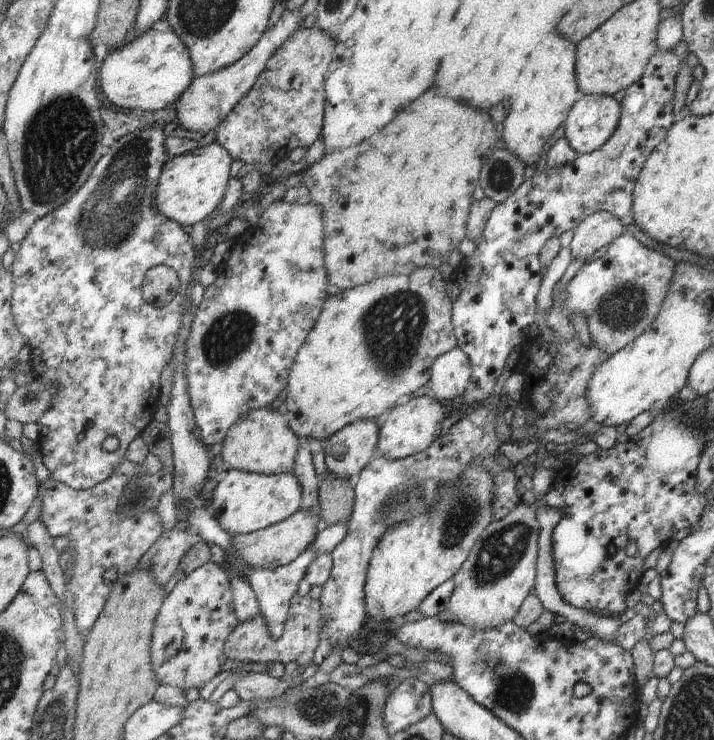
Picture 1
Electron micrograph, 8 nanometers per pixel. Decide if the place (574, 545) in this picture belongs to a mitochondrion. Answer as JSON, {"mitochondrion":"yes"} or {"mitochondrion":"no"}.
{"mitochondrion":"no"}

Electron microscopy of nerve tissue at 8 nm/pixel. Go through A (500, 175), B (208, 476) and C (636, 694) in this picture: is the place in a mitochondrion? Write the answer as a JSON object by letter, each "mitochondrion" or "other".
{"A":"mitochondrion","B":"other","C":"other"}

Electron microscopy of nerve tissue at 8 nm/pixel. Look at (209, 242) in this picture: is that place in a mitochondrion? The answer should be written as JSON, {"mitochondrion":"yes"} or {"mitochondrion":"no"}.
{"mitochondrion":"no"}

